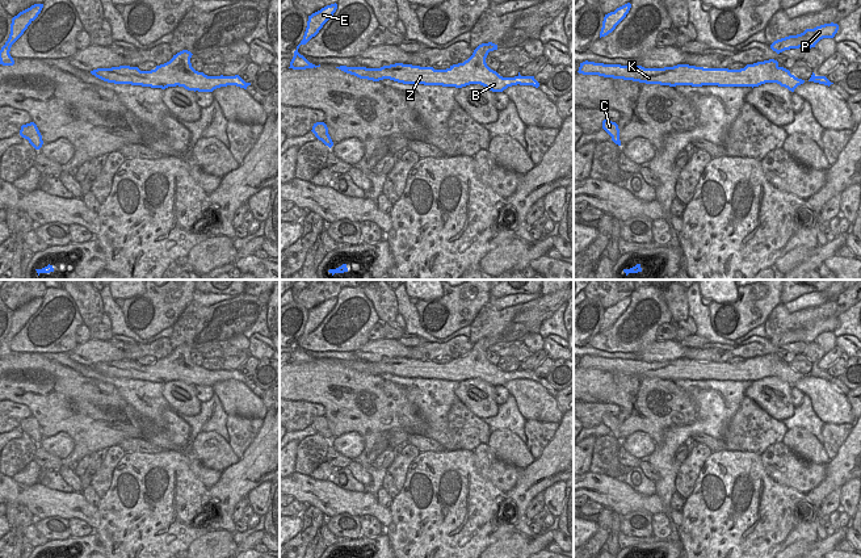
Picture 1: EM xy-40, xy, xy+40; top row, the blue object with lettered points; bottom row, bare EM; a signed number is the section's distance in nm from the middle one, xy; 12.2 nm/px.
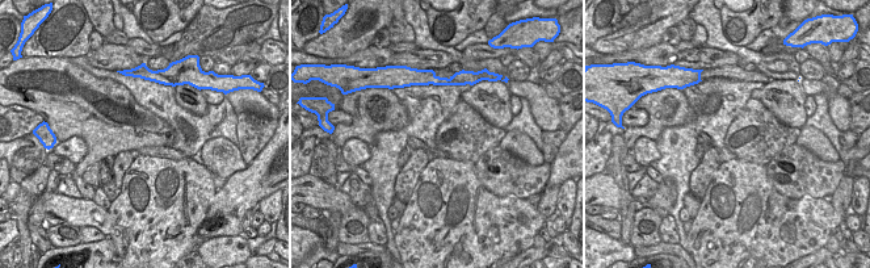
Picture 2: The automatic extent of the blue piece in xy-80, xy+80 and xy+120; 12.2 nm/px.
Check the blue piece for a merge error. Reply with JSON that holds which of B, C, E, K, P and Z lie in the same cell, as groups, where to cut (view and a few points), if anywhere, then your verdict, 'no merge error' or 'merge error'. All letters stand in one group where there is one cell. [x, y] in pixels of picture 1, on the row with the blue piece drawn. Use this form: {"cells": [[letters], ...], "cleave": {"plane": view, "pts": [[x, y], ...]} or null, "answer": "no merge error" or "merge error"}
{"cells": [["B", "C", "E", "K", "P", "Z"]], "cleave": null, "answer": "no merge error"}

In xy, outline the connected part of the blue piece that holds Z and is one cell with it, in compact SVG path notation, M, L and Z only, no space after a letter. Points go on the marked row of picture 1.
M488 42L479 45L472 55L463 63L453 64L446 70L434 70L433 67L420 67L412 64L395 63L381 68L366 67L336 67L346 74L360 79L379 81L390 79L403 84L424 84L462 88L470 84L480 84L492 92L503 92L512 85L539 87L534 76L503 77L491 70L486 58L490 51L497 50L497 45Z

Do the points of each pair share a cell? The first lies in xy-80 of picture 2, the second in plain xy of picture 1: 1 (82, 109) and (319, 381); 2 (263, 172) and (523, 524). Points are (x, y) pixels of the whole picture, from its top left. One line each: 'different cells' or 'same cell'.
1: same cell
2: same cell

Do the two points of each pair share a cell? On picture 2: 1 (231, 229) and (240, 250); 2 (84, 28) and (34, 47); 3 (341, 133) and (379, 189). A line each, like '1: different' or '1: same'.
1: different
2: same
3: different

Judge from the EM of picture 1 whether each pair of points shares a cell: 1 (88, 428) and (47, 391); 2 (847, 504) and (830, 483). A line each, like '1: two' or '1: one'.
1: one
2: two

